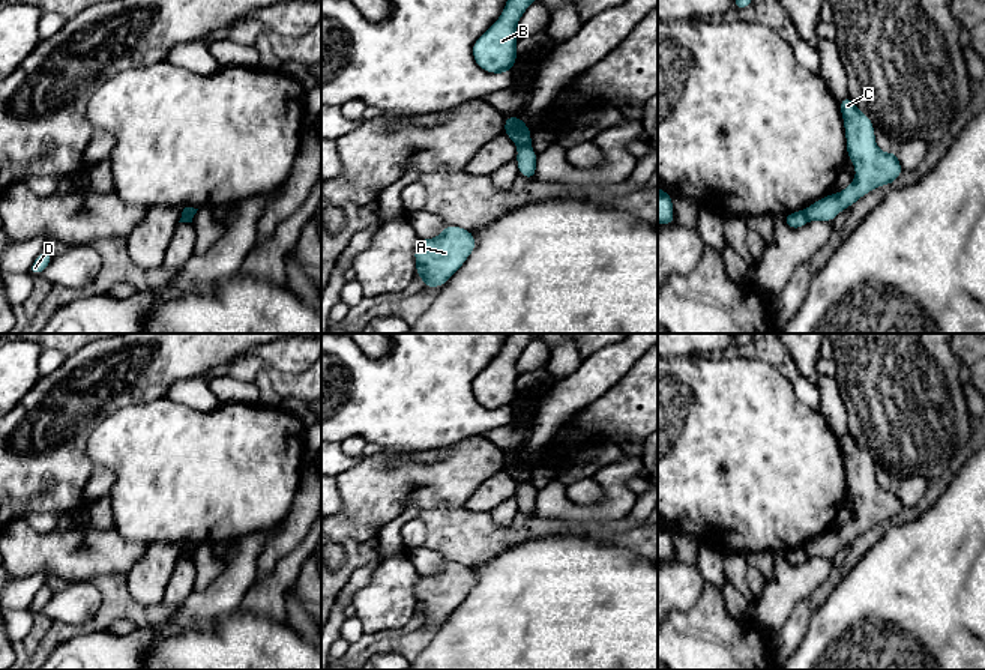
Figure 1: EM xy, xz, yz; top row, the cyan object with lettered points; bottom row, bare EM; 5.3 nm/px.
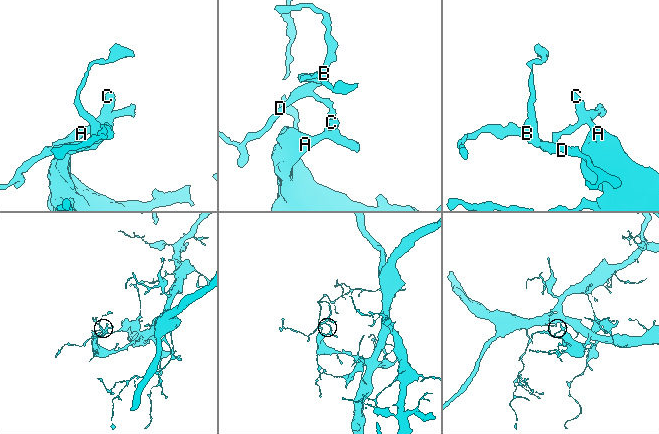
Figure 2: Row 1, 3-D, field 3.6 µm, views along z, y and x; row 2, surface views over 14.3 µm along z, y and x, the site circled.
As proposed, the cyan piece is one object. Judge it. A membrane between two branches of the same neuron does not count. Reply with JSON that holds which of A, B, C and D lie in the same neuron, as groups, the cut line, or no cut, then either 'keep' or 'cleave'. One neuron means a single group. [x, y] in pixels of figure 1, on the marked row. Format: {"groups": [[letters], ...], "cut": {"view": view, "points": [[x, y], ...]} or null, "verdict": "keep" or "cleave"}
{"groups": [["A", "C"], ["B", "D"]], "cut": {"view": "xz", "points": [[518, 144], [529, 146]]}, "verdict": "cleave"}

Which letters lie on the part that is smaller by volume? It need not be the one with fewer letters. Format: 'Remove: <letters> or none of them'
Remove: B, D

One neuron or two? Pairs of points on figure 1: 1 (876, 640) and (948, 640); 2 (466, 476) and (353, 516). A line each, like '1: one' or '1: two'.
1: one
2: one

